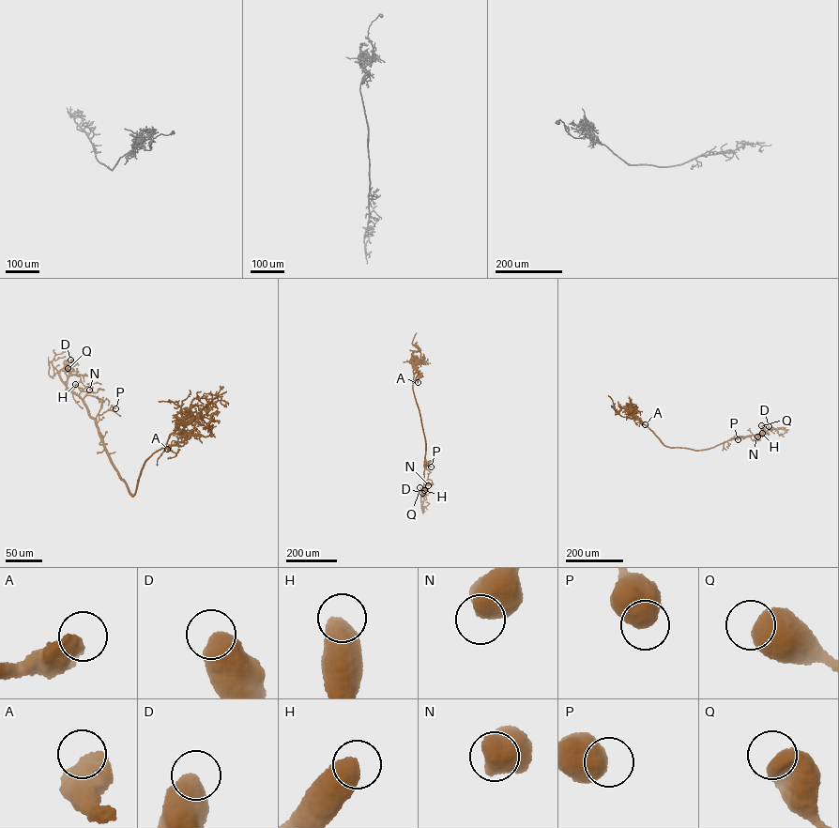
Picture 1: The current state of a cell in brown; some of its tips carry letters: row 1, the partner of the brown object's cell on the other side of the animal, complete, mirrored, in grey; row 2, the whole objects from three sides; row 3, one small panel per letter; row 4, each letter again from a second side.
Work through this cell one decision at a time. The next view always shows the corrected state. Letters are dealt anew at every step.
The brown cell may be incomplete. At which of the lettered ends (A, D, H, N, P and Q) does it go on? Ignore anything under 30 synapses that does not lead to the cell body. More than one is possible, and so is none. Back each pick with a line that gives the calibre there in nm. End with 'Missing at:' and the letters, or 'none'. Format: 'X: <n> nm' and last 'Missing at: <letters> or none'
Missing at: none

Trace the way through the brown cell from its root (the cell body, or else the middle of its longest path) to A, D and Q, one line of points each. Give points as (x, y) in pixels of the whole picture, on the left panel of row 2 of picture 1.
A: (125, 483), (133, 496), (146, 459), (167, 449)
D: (125, 483), (109, 457), (95, 420), (60, 376), (60, 371), (70, 365), (70, 360)
Q: (125, 483), (109, 457), (95, 420), (81, 398), (67, 387), (68, 368)

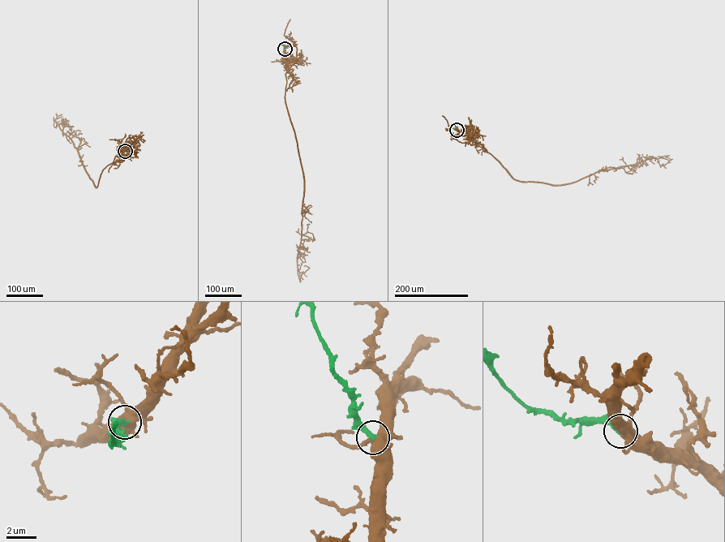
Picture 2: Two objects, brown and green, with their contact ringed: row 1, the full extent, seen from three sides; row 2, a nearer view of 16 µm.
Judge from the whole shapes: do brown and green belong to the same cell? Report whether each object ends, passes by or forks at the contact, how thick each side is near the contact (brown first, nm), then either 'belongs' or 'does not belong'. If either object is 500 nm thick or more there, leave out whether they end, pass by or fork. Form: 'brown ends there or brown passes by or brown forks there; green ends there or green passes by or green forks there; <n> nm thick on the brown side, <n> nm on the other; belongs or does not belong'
500 nm thick on the brown side, 360 nm on the other; belongs

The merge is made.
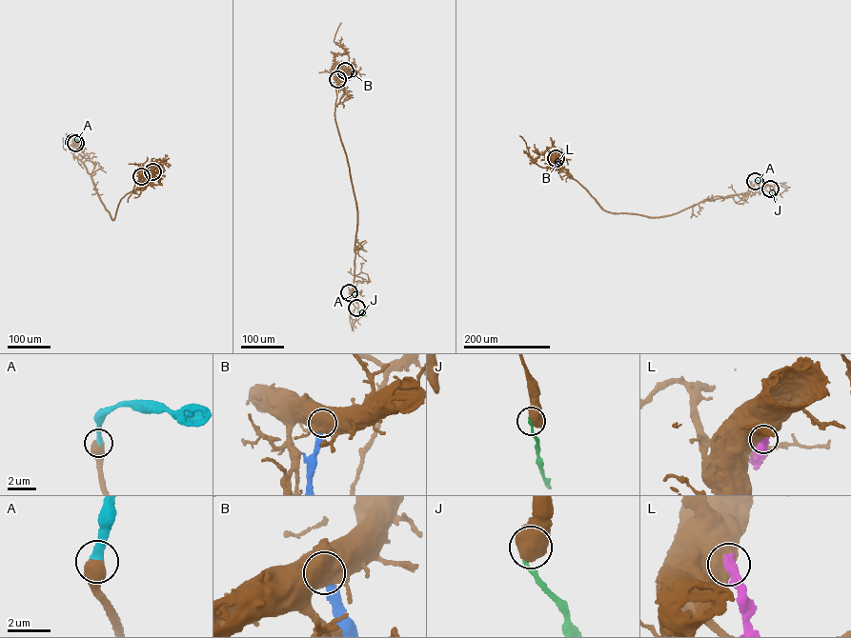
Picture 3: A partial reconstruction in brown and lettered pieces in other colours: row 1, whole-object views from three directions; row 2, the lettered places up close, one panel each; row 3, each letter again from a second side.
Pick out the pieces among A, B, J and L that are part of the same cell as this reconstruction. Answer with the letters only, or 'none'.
A

